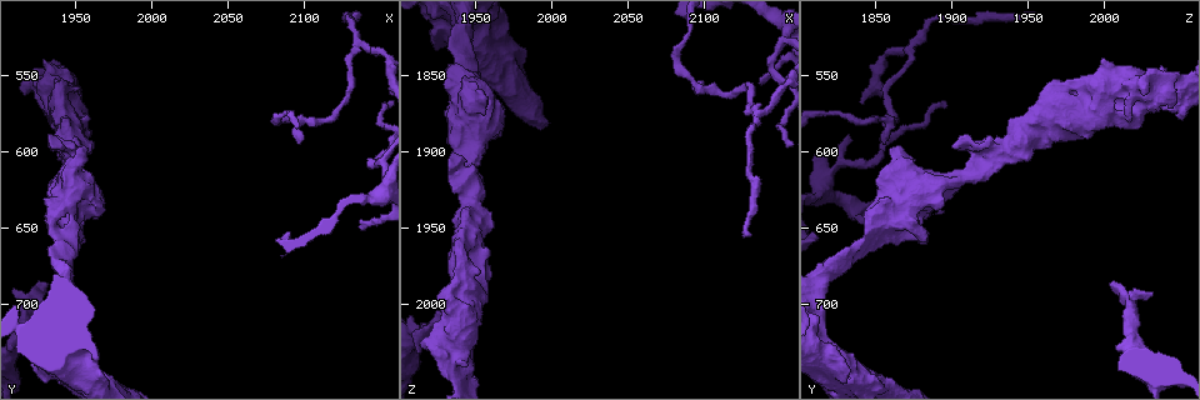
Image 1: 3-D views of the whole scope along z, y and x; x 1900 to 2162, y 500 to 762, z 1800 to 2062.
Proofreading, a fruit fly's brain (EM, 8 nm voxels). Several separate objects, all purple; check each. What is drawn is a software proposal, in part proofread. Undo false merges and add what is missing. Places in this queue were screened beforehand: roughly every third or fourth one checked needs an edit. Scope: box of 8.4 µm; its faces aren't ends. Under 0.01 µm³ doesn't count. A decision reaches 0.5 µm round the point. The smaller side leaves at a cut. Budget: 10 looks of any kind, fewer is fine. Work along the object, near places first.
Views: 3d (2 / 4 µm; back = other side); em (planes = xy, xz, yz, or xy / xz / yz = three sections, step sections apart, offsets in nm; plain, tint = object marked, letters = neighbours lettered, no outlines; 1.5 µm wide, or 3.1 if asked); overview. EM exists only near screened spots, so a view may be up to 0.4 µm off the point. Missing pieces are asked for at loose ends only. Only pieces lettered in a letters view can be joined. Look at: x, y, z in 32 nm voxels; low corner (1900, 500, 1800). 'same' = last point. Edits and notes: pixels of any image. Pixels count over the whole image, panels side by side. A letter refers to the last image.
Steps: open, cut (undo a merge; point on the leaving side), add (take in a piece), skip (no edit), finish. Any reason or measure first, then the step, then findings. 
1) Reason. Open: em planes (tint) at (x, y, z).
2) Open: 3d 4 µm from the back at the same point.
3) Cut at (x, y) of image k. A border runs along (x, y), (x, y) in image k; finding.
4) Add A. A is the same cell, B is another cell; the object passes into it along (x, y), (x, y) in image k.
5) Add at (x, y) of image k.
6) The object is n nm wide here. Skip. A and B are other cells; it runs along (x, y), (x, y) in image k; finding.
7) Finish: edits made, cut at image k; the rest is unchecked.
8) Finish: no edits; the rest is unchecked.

Thin end. Open: 3d 4 µm at (2138, 650, 1858).

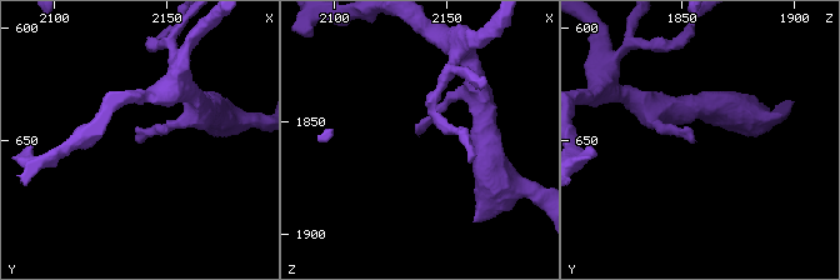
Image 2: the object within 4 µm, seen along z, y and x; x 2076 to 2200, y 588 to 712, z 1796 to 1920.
Open: em planes (plain) at (2138, 651, 1855).

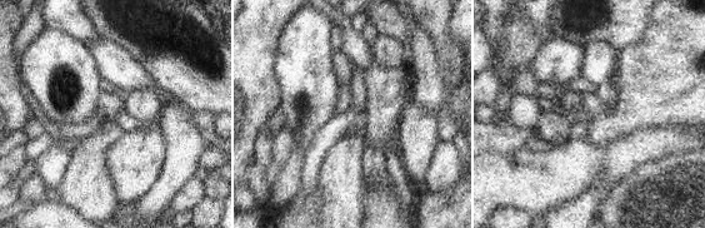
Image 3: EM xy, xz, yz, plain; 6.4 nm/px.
Open: em planes (letters) at the same point.

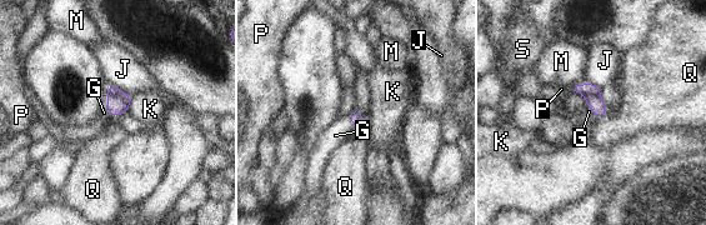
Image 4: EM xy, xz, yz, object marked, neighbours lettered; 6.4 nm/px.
Add G. G is the same cell, J, K, M, P, Q and S are other cells; the object passes into it along (118, 103), (106, 108), (104, 113) in image 4; the neuron continues.

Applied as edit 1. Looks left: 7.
Free end. Open: em planes (letters) at (1924, 686, 2002).

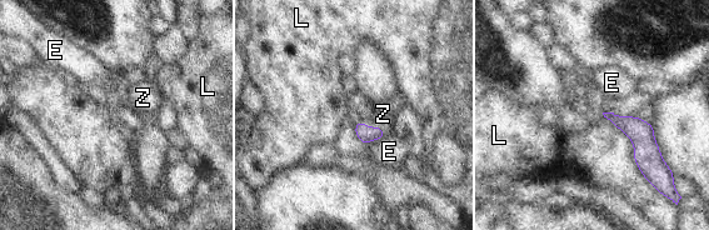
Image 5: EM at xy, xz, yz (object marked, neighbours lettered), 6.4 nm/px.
Add Z. Z is the same cell, E and L are other cells; it goes on there.

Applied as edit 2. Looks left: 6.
Open: em xz step 8 (tint) at (2138, 530, 1874).

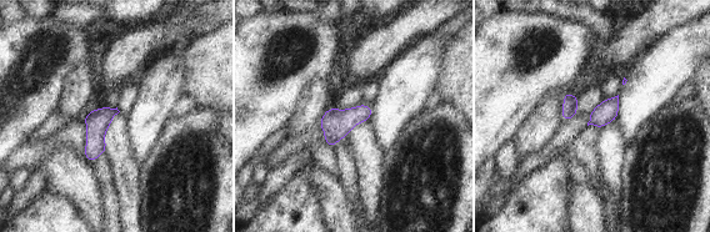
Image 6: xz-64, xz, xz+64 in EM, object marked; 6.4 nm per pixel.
Another direction. Open: em planes (letters) at the same point.

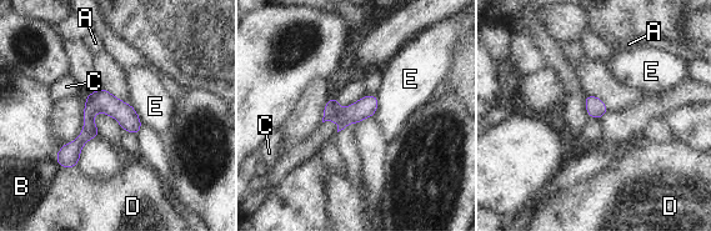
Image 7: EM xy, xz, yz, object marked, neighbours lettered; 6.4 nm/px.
Skip. A, B, C, D and E are other cells; one neuron here.

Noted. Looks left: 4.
Finish: edits made, add at image 4, add at image 5; the rest is unchecked.

